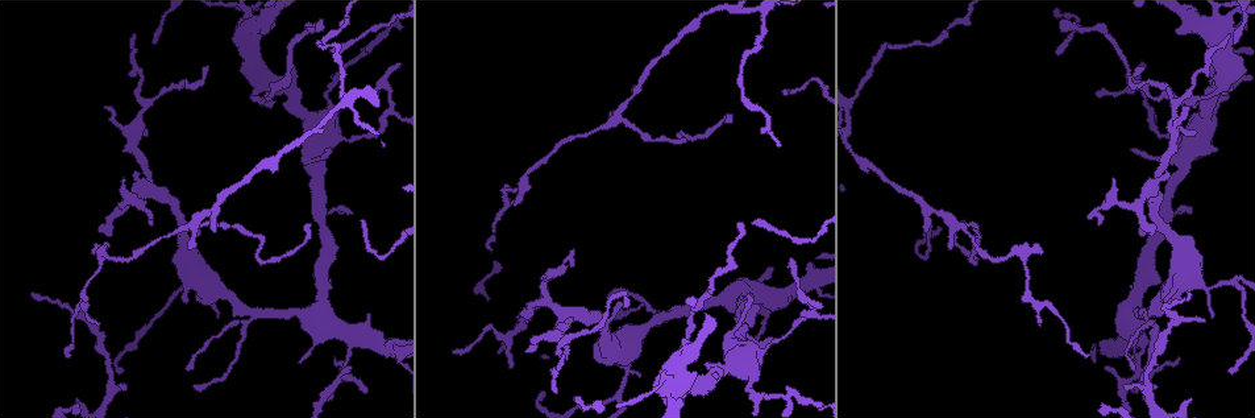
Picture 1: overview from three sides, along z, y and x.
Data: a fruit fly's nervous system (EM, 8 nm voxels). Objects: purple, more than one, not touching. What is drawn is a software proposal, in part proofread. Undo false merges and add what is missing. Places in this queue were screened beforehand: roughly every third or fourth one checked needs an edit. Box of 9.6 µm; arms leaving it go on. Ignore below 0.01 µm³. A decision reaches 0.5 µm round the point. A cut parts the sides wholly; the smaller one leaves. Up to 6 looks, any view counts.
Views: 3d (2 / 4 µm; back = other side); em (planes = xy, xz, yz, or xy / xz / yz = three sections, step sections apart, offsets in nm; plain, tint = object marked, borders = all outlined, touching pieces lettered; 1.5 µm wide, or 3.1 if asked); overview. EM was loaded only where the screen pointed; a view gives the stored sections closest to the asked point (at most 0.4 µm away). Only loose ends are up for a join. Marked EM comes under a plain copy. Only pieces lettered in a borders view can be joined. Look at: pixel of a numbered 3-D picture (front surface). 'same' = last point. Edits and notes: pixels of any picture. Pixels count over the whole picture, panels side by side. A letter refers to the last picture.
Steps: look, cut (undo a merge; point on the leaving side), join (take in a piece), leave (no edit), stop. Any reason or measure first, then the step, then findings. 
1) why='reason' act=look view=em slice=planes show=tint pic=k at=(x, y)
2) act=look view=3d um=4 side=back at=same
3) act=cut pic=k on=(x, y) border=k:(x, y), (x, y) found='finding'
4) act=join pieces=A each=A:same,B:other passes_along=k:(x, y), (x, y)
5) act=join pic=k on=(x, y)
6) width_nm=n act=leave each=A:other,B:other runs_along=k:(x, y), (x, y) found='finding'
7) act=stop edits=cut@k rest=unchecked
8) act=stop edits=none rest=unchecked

why='branch stops here' act=look view=em slice=planes show=borders pic=1 at=(491, 252)

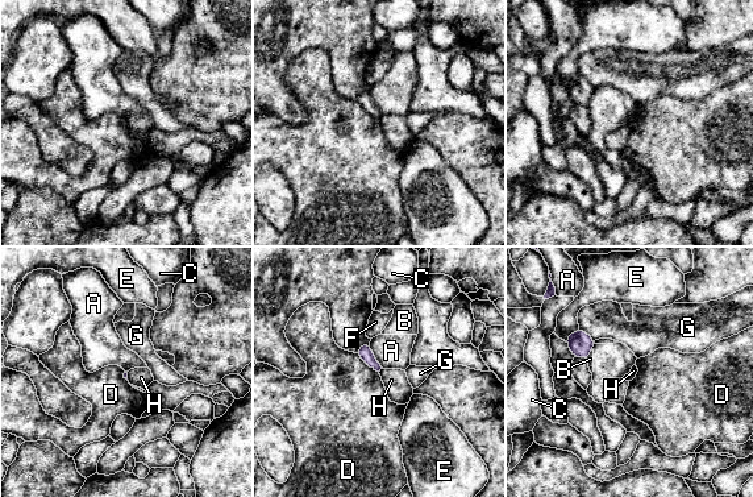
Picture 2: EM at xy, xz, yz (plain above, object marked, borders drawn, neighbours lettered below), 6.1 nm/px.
longest_contact=D:180nm act=leave each=A:other,B:other,C:other,D:other,E:other,F:other,G:other,H:other border=2:(356, 353), (378, 372) found='none of them fits'

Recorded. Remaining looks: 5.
why='branch stops here' act=look view=em slice=planes show=borders pic=1 at=(1188, 295)

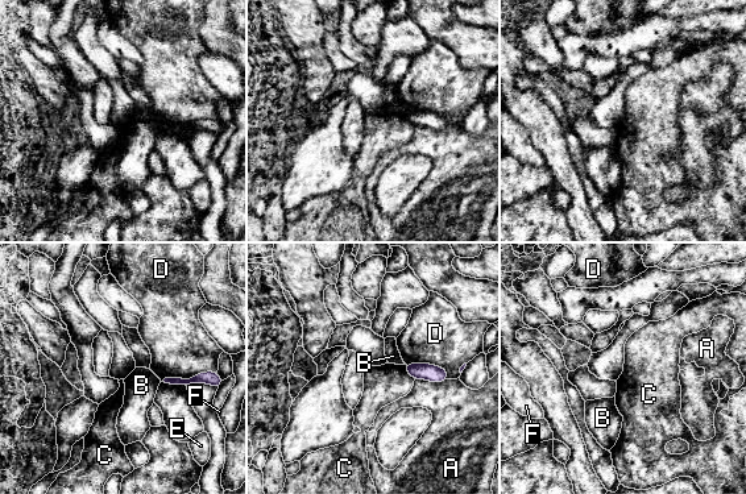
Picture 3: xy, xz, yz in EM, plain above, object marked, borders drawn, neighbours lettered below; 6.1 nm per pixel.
longest_contact=D:340nm act=leave each=A:other,B:other,C:other,D:other,E:other,F:other border=3:(216, 372), (162, 381) found='none of them fits'

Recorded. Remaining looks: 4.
why='an open end' act=look view=3d um=4 pic=1 at=(1194, 136)

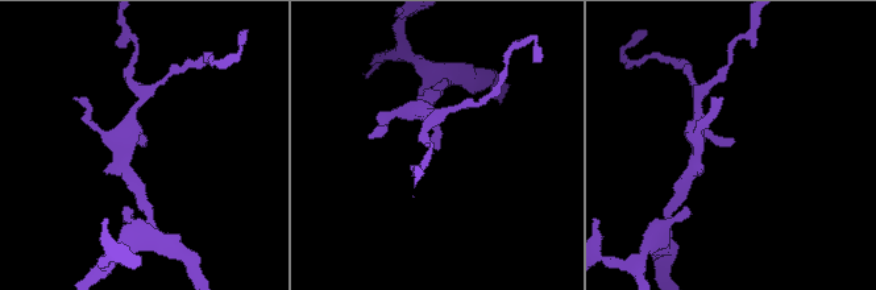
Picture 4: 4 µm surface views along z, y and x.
act=look view=em slice=planes show=borders pic=4 at=(140, 145)

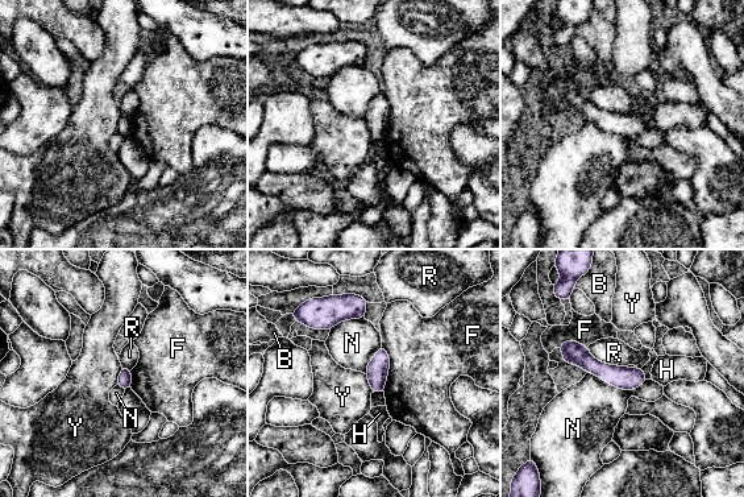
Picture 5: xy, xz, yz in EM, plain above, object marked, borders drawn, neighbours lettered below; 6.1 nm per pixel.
act=leave each=B:other,F:other,H:other,N:other,R:other,Y:other border=5:(587, 372), (622, 389), (647, 380) found='none of them fits'

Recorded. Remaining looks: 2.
act=stop edits=none rest=unchecked

